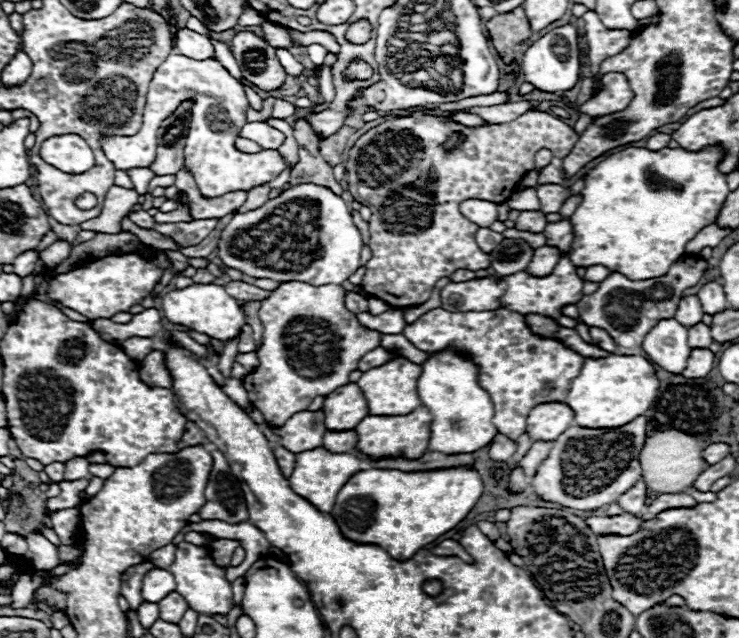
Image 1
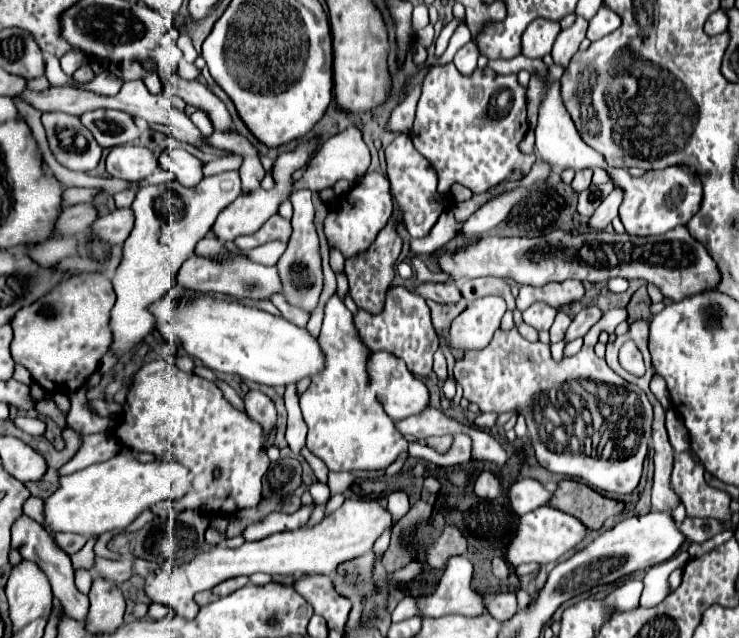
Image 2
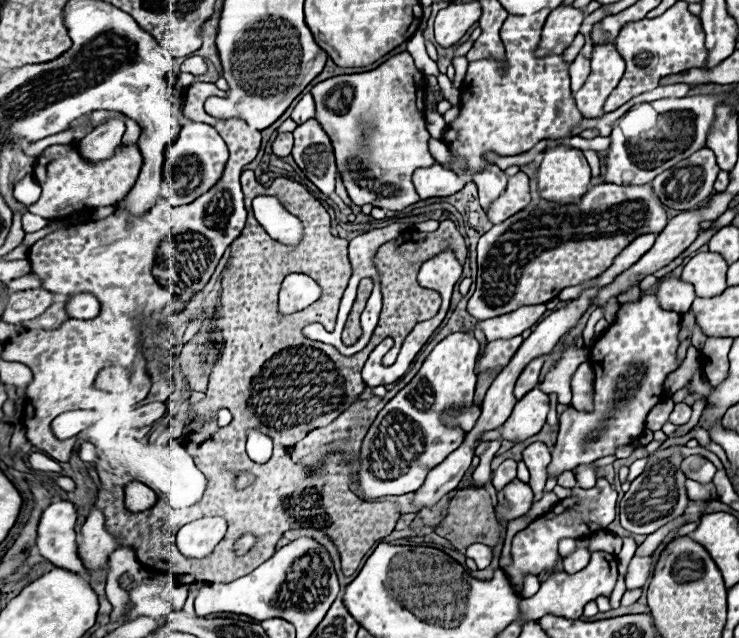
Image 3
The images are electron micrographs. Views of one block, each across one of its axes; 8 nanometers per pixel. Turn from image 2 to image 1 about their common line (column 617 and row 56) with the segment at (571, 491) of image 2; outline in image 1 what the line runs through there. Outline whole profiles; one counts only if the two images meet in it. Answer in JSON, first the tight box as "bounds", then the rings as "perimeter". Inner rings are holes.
{"bounds":[486,8,532,64],"perimeter":[[[516,8],[508,14],[498,14],[496,18],[486,22],[488,36],[496,48],[496,52],[502,56],[506,64],[514,62],[514,46],[522,40],[532,36],[530,24],[526,20],[526,14],[522,8]]]}

